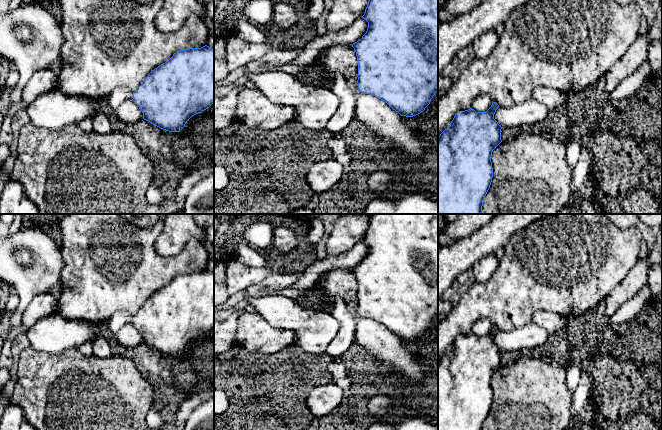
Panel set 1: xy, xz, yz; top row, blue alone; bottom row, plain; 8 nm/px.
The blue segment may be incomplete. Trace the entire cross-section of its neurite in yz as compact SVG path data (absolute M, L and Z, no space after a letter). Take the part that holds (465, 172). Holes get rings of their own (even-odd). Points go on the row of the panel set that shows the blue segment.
M493 102L486 112L476 112L472 108L458 111L450 126L438 137L438 214L481 214L483 200L493 177L492 152L502 142L503 127L494 119L498 107Z

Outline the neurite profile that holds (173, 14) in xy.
M163 0L155 24L164 33L176 32L184 27L191 14L199 14L202 19L207 17L206 7L196 0Z

